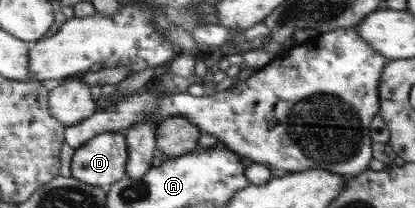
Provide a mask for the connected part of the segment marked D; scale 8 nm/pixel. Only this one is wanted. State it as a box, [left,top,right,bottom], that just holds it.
[71,132,128,190]

